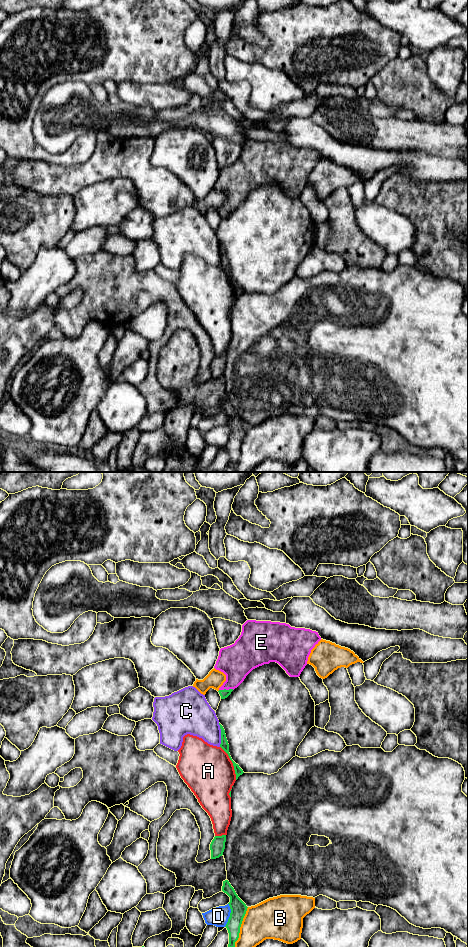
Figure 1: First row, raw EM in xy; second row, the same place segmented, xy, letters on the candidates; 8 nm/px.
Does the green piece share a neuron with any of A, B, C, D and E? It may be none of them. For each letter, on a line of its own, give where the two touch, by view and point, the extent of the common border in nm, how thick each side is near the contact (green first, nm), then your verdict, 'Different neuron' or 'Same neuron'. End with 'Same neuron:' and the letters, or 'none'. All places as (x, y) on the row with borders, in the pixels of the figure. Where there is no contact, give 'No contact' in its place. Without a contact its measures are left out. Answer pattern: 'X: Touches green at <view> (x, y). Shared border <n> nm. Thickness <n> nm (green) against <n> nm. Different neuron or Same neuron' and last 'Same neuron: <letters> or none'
A: Touches green at xy (232, 762). Shared border 300 nm. Thickness 70 nm (green) against 400 nm. Different neuron
B: Touches green at xy (240, 926). Shared border 340 nm. Thickness 130 nm (green) against 320 nm. Different neuron
C: Touches green at xy (221, 735). Shared border 190 nm. Thickness 70 nm (green) against 280 nm. Different neuron
D: Touches green at xy (230, 915). Shared border 190 nm. Thickness 130 nm (green) against 150 nm. Different neuron
E: Touches green at xy (225, 689). Shared border 120 nm. Thickness 70 nm (green) against 280 nm. Same neuron
Same neuron: E

